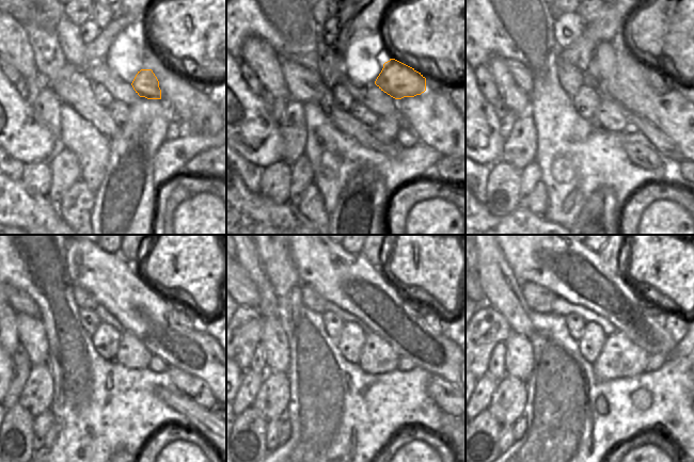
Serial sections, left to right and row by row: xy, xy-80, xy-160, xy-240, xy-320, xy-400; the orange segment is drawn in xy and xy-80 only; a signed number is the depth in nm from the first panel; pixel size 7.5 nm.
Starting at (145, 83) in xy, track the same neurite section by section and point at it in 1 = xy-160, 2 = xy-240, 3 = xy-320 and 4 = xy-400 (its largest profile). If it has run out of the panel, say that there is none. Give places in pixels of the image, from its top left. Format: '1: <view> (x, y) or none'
1: xy-160 (656, 78)
2: xy-240 (182, 316)
3: xy-320 (434, 321)
4: xy-400 (675, 323)

